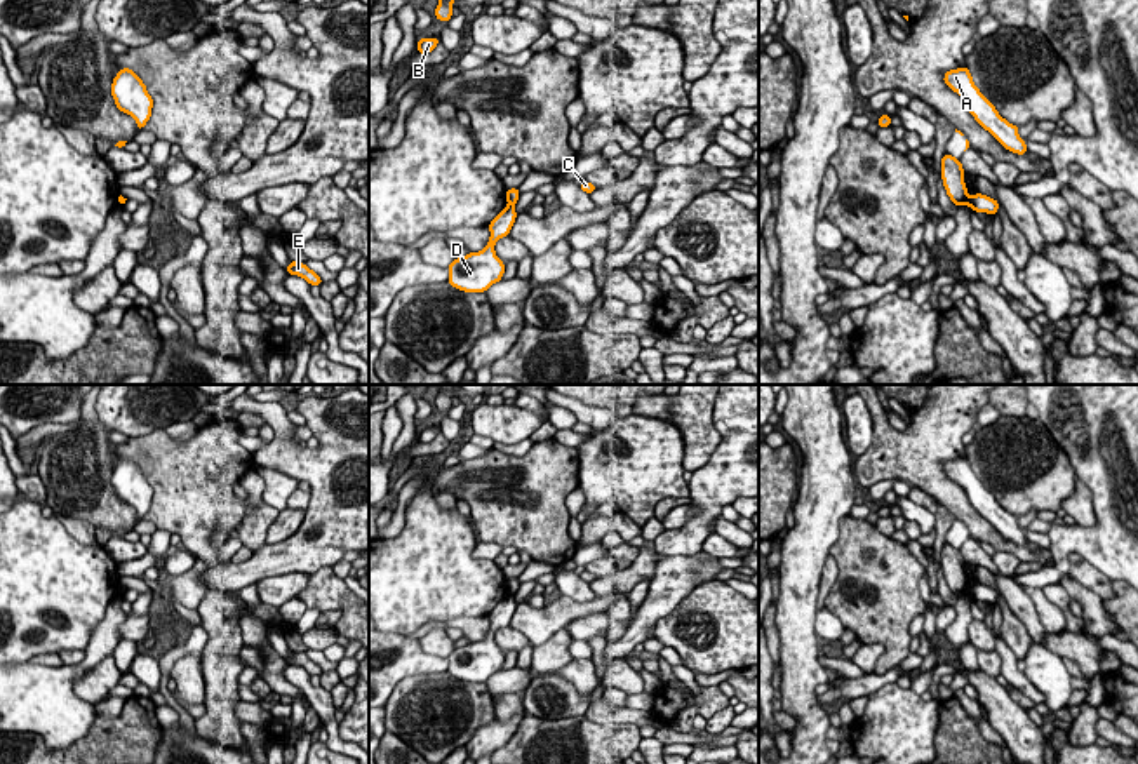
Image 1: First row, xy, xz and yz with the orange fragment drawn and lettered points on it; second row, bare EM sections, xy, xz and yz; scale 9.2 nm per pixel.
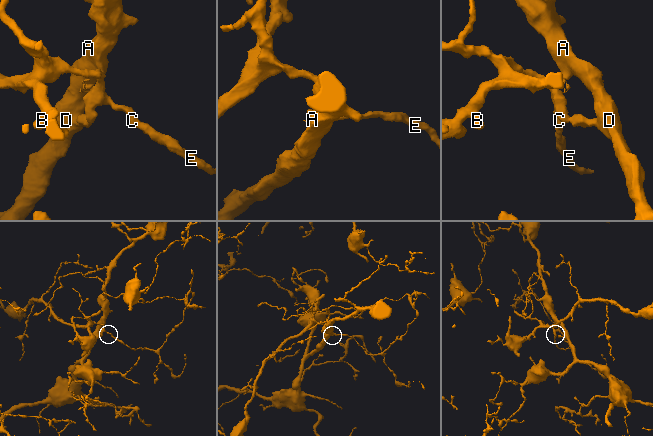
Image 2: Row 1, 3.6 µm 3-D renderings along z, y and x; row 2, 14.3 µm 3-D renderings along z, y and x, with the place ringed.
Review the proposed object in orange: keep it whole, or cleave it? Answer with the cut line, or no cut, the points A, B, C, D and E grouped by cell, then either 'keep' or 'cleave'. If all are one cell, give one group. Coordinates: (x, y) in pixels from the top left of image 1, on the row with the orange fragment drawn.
yz (970, 197), (966, 204) | A D / B C E | cleave

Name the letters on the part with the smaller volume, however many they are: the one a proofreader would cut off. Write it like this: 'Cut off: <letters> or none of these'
Cut off: B, C, E

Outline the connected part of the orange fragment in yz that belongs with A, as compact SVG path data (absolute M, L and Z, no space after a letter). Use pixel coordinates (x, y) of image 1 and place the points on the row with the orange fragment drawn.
M967 66L947 71L943 82L966 101L973 118L1006 150L1014 151L1016 155L1027 153L1027 141L1018 136L1020 127L1002 118L995 106L985 99L985 96L974 85Z

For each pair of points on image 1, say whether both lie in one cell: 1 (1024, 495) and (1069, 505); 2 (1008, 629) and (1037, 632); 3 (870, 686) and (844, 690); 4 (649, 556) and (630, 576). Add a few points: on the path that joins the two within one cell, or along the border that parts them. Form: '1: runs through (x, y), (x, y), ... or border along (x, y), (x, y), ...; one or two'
1: border along (1077, 479), (1076, 489), (1060, 507); two
2: border along (1003, 596), (1010, 611), (1024, 625), (1030, 643); two
3: runs through (863, 686), (851, 688); one
4: runs through (646, 561), (635, 571); one

